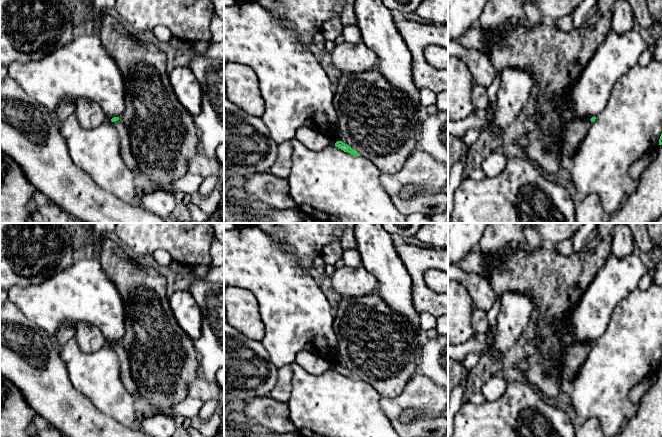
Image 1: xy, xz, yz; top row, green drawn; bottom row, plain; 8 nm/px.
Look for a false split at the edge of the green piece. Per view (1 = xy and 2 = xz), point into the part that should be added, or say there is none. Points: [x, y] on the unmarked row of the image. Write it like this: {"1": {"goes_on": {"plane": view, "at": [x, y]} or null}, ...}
{"1": {"goes_on": null}, "2": {"goes_on": null}}

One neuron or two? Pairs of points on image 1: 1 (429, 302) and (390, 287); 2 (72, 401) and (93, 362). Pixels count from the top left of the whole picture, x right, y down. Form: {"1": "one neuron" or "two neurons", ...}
{"1": "two neurons", "2": "two neurons"}

